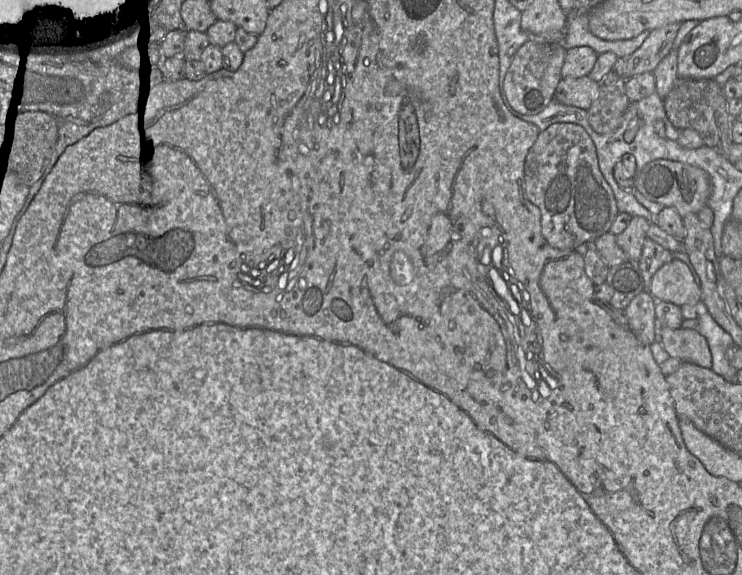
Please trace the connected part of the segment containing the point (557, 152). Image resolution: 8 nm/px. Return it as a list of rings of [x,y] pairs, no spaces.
[[[558,122],[540,131],[525,159],[524,191],[541,214],[545,240],[558,249],[575,250],[604,233],[620,213],[614,192],[603,176],[596,146],[579,124]]]

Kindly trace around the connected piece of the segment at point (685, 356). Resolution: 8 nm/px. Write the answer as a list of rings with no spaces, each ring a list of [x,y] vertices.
[[[688,328],[661,329],[662,346],[670,357],[691,362],[704,368],[712,368],[712,354],[707,339],[698,331]]]

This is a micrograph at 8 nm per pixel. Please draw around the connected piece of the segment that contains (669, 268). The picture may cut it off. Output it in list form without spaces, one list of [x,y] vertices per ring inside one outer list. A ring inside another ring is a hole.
[[[673,259],[658,269],[652,278],[650,294],[656,300],[680,307],[701,301],[701,287],[687,264],[679,259]]]

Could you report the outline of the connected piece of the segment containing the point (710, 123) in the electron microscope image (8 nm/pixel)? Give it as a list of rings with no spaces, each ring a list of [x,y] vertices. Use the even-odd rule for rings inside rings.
[[[678,77],[672,89],[664,98],[666,114],[672,124],[680,130],[696,130],[704,145],[718,148],[720,133],[716,122],[716,110],[724,99],[723,85],[712,78]]]

